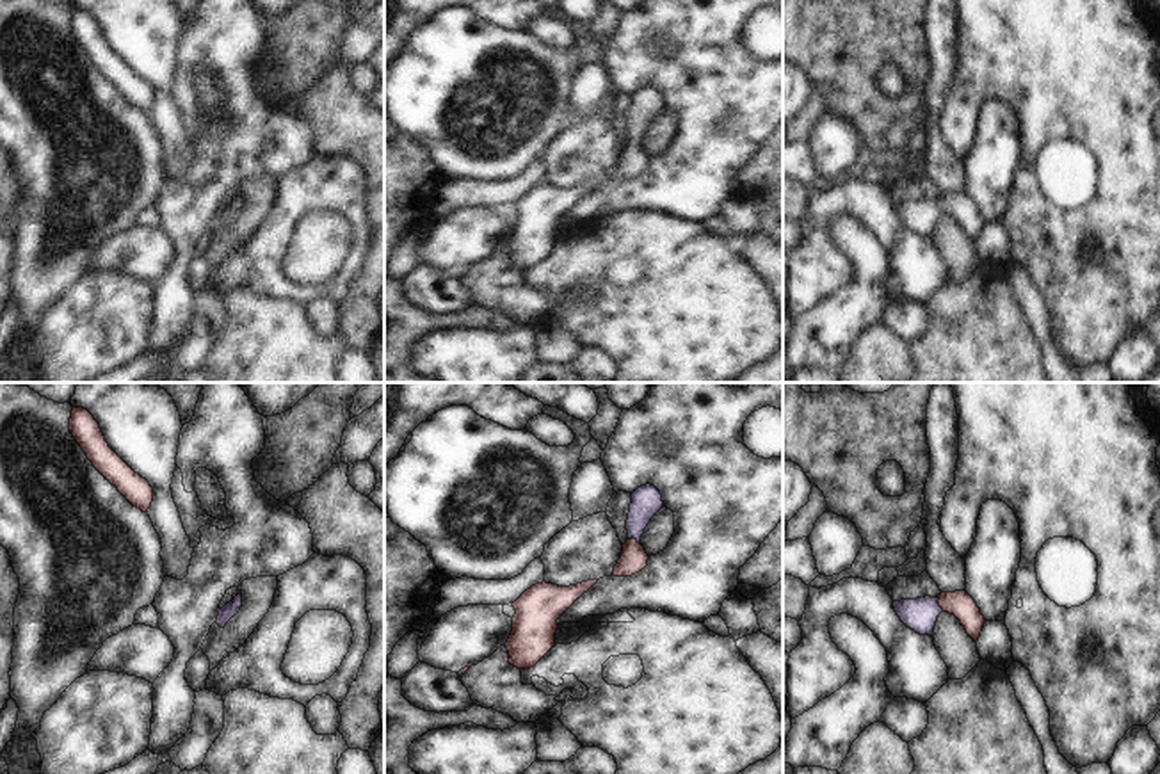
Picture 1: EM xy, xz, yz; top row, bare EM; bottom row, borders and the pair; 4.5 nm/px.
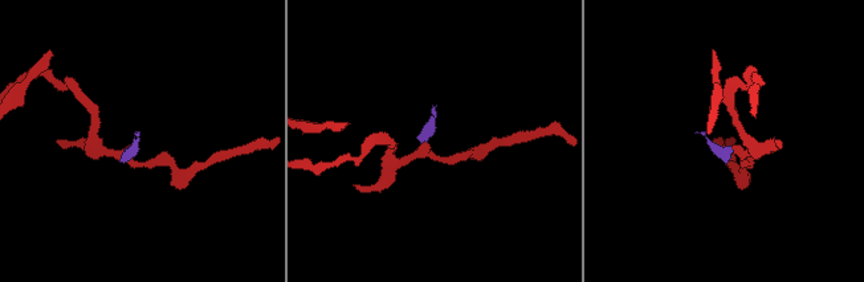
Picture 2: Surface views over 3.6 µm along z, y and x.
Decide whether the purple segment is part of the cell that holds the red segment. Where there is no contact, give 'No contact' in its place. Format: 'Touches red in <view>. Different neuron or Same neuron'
Touches red in xz. Same neuron

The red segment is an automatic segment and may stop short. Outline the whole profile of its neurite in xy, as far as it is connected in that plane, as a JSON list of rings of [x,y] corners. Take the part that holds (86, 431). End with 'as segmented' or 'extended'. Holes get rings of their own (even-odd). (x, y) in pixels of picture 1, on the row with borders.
[[[73,407],[69,432],[93,466],[137,509],[148,512],[153,488],[135,473],[105,441],[100,423],[84,407]]]; as segmented

